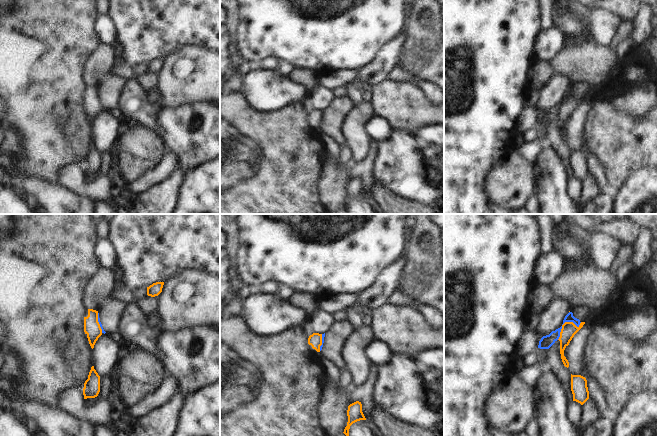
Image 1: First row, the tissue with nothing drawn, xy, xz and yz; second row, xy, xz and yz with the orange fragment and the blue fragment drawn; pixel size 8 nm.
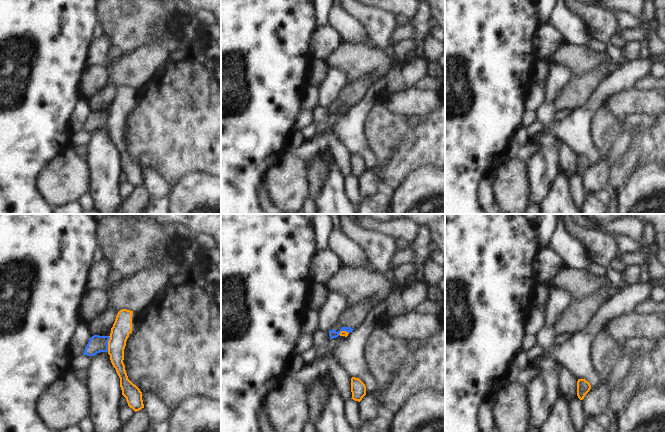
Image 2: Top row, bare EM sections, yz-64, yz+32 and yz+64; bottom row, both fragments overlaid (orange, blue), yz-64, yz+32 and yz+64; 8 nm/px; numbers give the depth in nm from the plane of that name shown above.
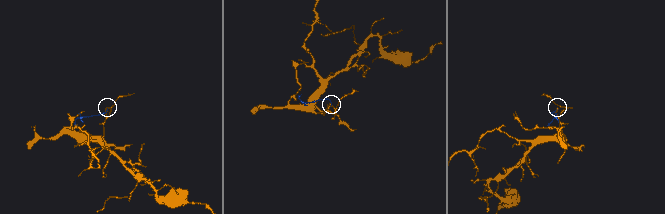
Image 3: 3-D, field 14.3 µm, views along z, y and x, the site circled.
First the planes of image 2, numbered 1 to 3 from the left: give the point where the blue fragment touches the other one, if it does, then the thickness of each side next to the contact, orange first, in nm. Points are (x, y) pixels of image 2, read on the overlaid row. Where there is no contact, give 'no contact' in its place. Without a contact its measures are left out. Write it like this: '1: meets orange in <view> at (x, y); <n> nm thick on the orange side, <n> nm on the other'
1: meets orange in yz-64 at (108, 343); 160 nm thick on the orange side, 140 nm on the other
2: meets orange in yz+32 at (343, 331); 50 nm thick on the orange side, 60 nm on the other
3: no contact

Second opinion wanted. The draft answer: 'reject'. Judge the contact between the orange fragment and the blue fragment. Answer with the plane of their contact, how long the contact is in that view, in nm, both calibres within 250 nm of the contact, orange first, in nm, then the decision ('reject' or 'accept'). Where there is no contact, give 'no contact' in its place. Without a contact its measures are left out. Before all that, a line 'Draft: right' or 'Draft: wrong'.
Draft: right
meets orange in yz; contact 240 nm long; 120 nm thick on the orange side, 70 nm on the other; reject

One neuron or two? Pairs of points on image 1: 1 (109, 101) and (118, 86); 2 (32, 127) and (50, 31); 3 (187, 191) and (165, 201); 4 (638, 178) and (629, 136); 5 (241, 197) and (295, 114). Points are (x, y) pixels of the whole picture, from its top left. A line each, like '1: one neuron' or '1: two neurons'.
1: one neuron
2: one neuron
3: two neurons
4: two neurons
5: one neuron

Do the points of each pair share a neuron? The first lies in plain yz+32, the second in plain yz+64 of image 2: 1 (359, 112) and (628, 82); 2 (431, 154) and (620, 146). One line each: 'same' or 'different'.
1: same
2: different

